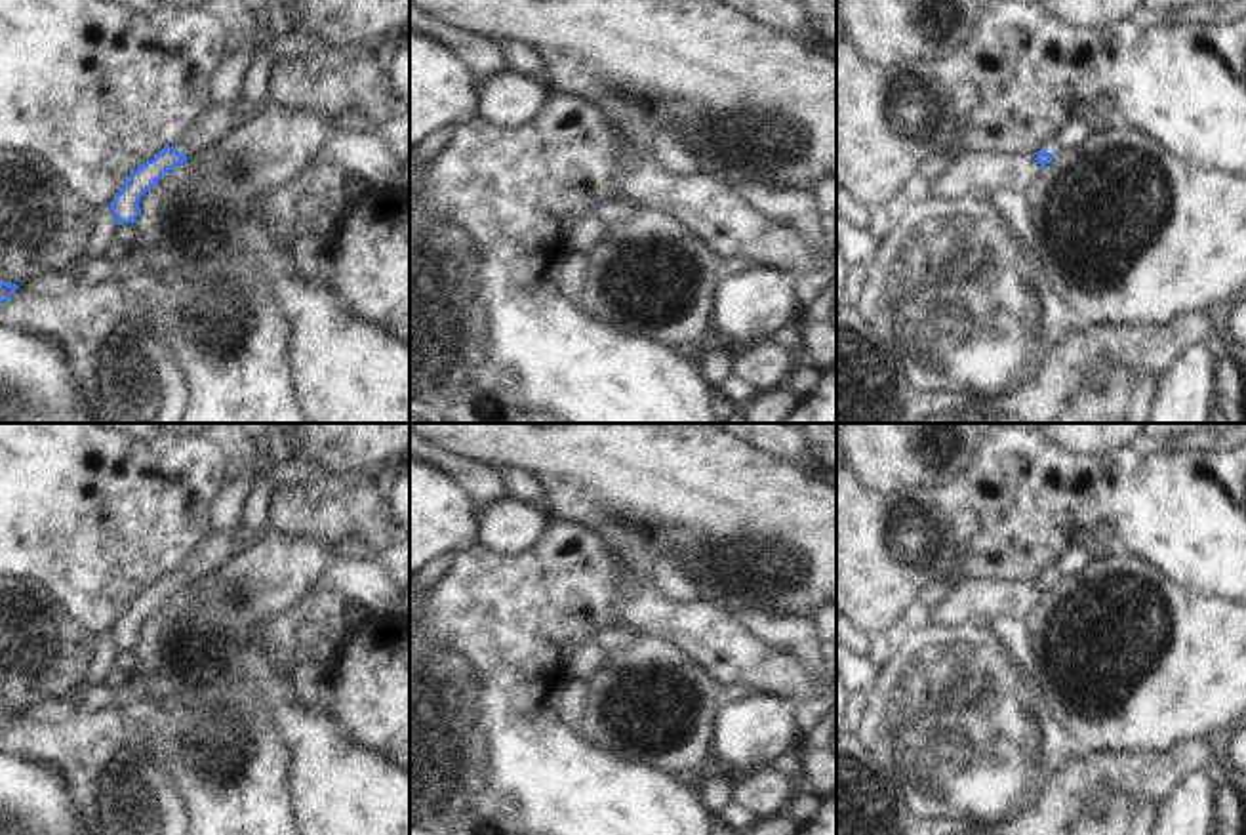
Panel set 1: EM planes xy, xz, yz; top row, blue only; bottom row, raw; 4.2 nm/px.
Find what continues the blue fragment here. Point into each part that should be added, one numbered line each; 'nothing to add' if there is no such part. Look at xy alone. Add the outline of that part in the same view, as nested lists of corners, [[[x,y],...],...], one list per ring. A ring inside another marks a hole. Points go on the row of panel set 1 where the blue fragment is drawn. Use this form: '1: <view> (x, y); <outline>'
1: xy (218, 121); [[[210,105],[173,145],[177,153],[196,154],[219,143],[229,135],[244,118],[244,111],[234,105]]]

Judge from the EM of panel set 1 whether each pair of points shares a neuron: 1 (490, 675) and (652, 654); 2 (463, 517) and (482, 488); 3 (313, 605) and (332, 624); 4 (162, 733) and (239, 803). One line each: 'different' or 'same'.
1: different
2: different
3: same
4: same

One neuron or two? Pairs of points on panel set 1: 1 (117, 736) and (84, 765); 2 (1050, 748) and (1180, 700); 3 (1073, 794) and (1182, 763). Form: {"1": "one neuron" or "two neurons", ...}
{"1": "one neuron", "2": "two neurons", "3": "one neuron"}

